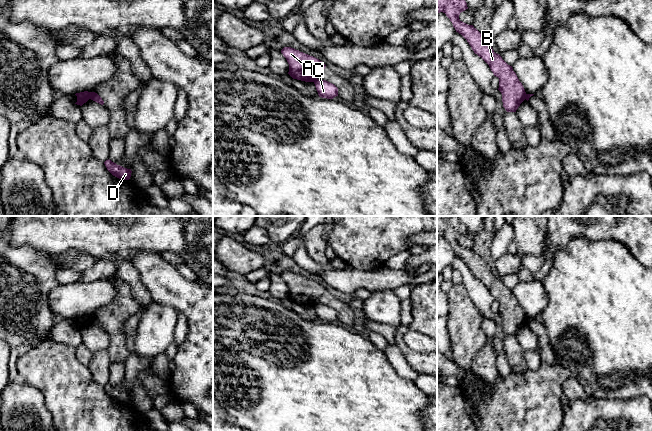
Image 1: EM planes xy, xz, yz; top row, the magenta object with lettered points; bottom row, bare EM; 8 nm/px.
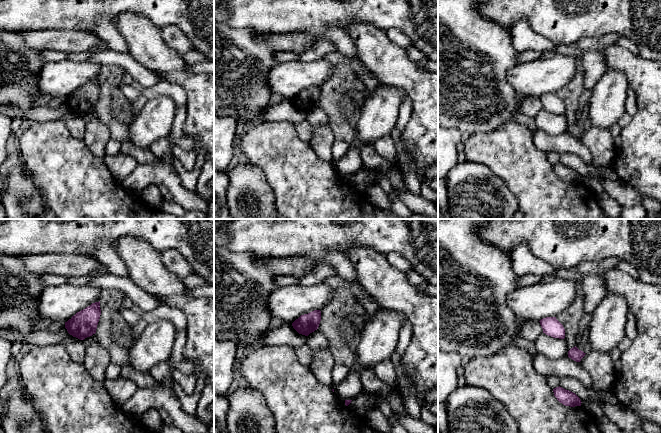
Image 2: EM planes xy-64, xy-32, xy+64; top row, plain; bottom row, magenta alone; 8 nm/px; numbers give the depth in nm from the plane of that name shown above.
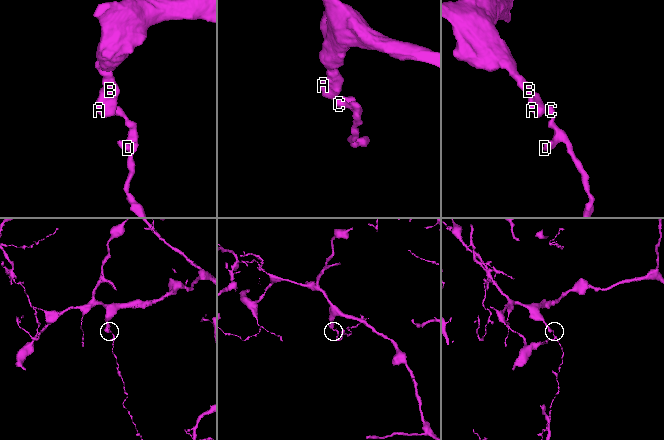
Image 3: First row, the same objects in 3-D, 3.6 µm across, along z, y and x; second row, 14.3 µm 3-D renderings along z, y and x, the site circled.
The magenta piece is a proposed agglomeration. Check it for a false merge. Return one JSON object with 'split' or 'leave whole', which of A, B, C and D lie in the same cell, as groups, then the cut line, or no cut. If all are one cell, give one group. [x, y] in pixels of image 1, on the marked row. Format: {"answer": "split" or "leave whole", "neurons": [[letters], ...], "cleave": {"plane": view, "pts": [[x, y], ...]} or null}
{"answer": "split", "neurons": [["A", "B"], ["C", "D"]], "cleave": {"plane": "xy", "pts": [[93, 92], [90, 98]]}}

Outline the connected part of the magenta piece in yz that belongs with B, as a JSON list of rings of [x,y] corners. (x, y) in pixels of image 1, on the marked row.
[[[437,0],[437,13],[443,12],[450,19],[456,32],[469,43],[475,54],[490,67],[494,76],[499,78],[498,90],[502,94],[503,107],[507,112],[516,112],[526,99],[526,92],[512,66],[495,53],[485,37],[473,26],[459,19],[461,12],[468,9],[465,0]]]

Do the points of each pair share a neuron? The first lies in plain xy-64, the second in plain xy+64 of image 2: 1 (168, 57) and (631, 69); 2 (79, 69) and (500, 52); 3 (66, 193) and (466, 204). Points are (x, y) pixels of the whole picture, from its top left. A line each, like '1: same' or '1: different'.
1: same
2: different
3: different

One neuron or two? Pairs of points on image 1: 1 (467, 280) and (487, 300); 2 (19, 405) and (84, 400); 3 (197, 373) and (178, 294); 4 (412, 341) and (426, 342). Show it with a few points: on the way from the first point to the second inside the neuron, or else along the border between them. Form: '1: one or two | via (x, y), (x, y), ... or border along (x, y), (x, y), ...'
1: one | via (472, 285), (482, 295)
2: two | border along (29, 385), (41, 392), (45, 406), (53, 420)
3: one | via (197, 353), (197, 314)
4: one | via (415, 341), (423, 342)

